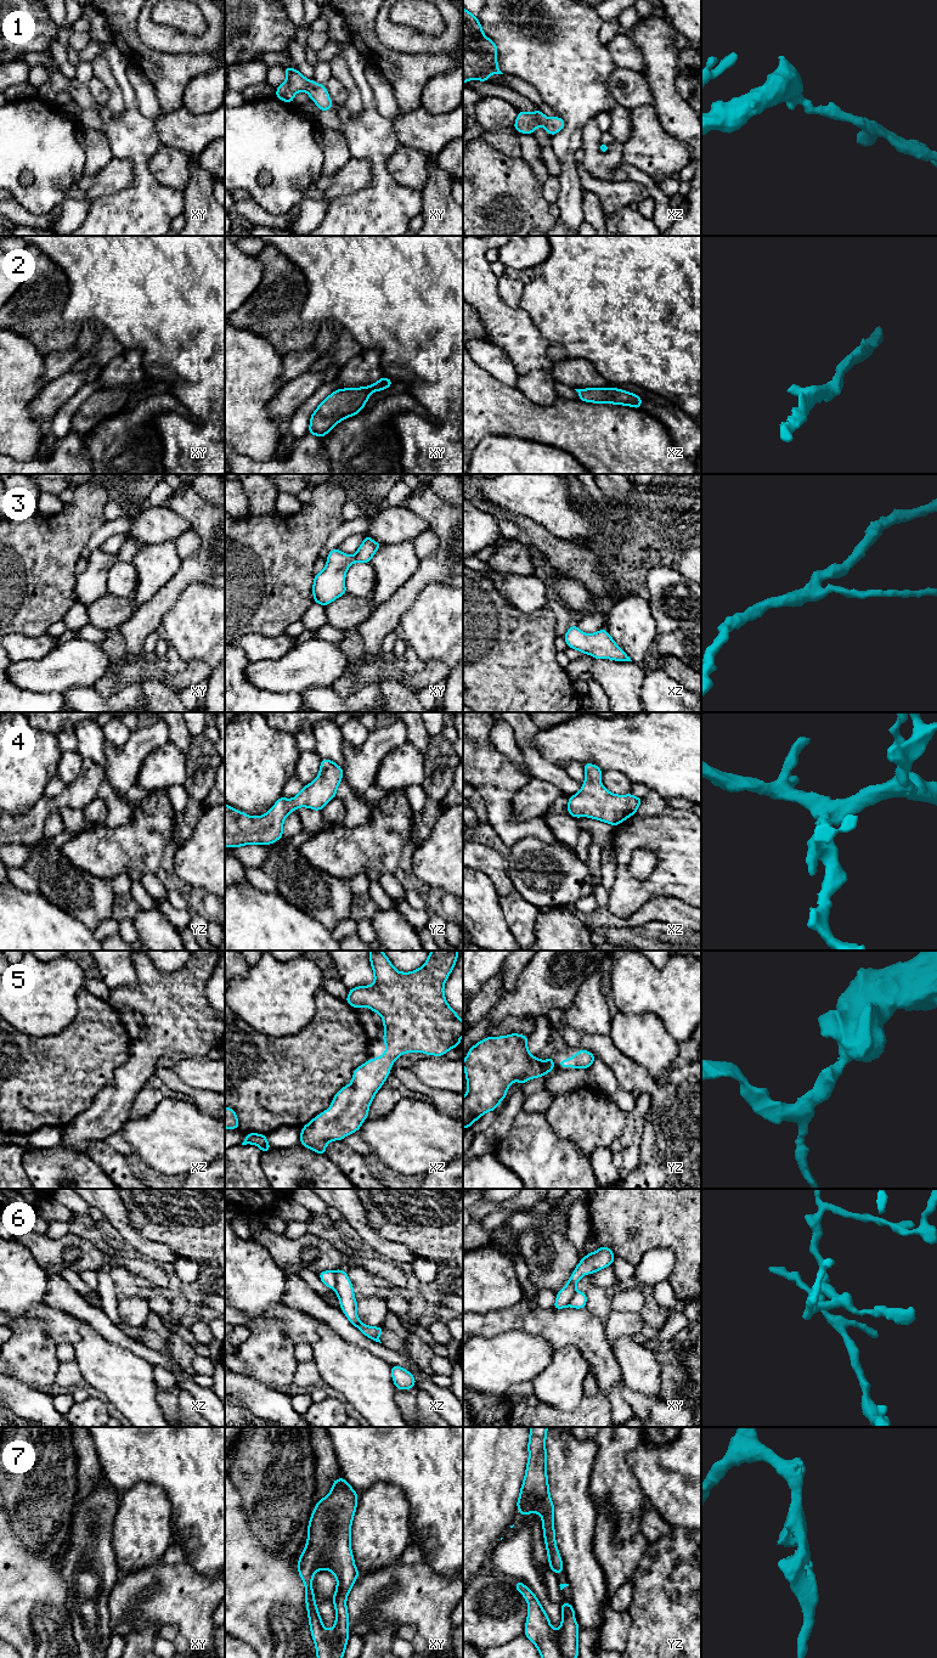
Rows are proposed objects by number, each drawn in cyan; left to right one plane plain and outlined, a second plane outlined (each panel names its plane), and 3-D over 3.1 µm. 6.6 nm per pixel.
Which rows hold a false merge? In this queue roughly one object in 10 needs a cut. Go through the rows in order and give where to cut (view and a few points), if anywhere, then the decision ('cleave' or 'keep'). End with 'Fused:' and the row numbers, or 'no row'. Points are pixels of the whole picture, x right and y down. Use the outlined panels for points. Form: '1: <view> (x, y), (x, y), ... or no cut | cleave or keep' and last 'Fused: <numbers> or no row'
1: no cut | keep
2: no cut | keep
3: no cut | keep
4: no cut | keep
5: no cut | keep
6: xz (336, 1272), (336, 1285), (333, 1287) | cleave
7: no cut | keep
Fused: 6

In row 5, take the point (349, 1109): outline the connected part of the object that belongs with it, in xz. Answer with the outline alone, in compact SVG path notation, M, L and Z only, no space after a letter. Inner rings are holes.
M371 951L374 983L349 989L345 1002L355 1009L367 1006L382 1016L383 1027L386 1028L383 1036L385 1053L359 1066L352 1073L351 1083L334 1095L329 1109L301 1128L303 1146L324 1155L328 1143L343 1140L346 1135L357 1132L362 1122L368 1118L369 1105L388 1079L393 1064L403 1053L420 1051L429 1056L442 1056L459 1045L463 1021L447 1004L444 994L445 982L457 959L457 951L431 951L422 968L411 972L400 972L382 951Z

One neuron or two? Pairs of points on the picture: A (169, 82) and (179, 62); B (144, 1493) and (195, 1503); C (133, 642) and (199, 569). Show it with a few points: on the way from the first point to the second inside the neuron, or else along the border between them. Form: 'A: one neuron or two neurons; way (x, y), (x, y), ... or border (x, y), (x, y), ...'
A: one neuron; way (169, 77), (178, 67)
B: two neurons; border (142, 1482), (164, 1492), (171, 1526)
C: one neuron; way (144, 622), (180, 582)

